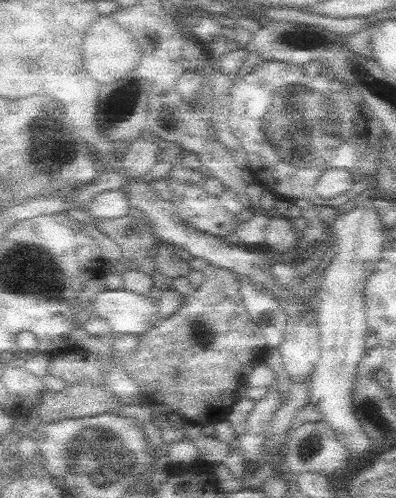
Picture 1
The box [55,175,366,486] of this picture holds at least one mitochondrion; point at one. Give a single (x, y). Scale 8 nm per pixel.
(97, 453)

